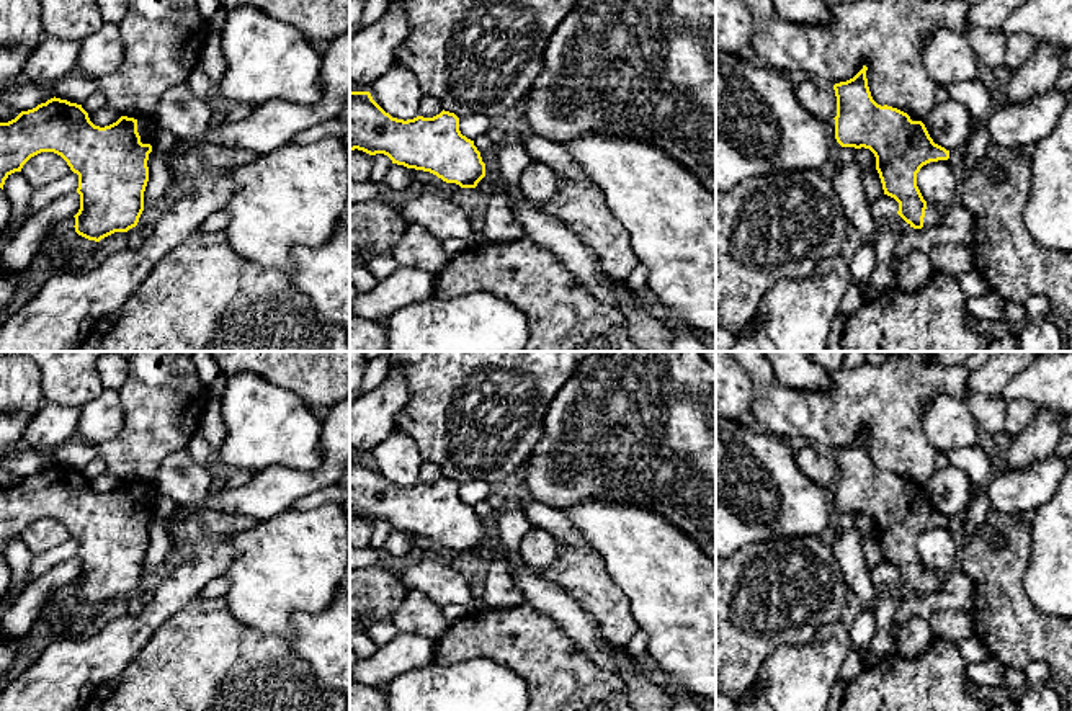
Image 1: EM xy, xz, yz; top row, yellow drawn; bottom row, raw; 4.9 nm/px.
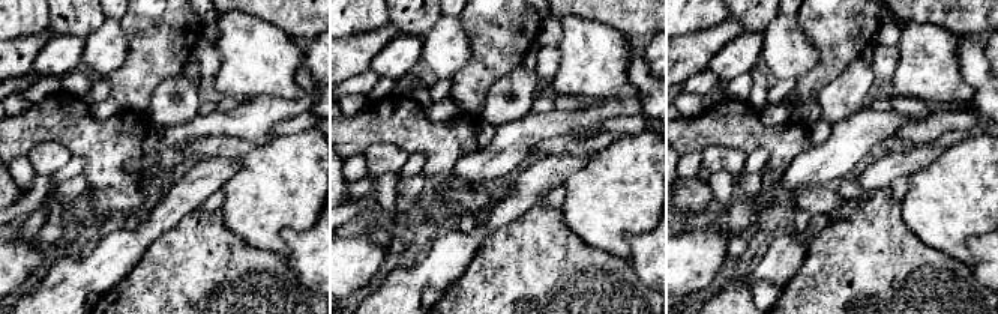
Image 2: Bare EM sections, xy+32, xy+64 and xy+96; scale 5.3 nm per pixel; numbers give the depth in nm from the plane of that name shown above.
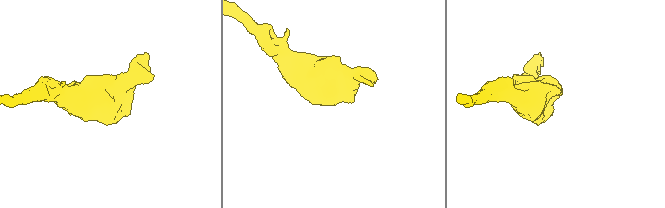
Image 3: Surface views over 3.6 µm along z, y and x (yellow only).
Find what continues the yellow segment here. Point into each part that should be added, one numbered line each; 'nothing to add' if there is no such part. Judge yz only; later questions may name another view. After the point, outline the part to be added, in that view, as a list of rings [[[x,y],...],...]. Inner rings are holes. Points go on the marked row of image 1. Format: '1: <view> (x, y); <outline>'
1: yz (933, 214); [[[927,203],[923,227],[922,229],[938,226],[941,222],[941,217],[943,217],[943,209],[931,204],[931,203]]]

